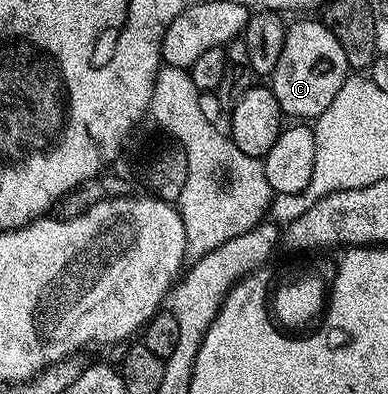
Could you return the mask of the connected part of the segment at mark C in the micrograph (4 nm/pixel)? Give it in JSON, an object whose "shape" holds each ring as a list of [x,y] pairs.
{"shape":[[[307,19],[304,23],[291,23],[285,37],[285,49],[281,49],[281,61],[277,61],[277,69],[270,76],[271,92],[277,97],[277,105],[284,116],[295,121],[314,121],[319,118],[329,105],[333,105],[333,97],[337,97],[337,89],[349,74],[345,49],[341,49],[341,41],[333,37],[329,27],[323,22]]]}

